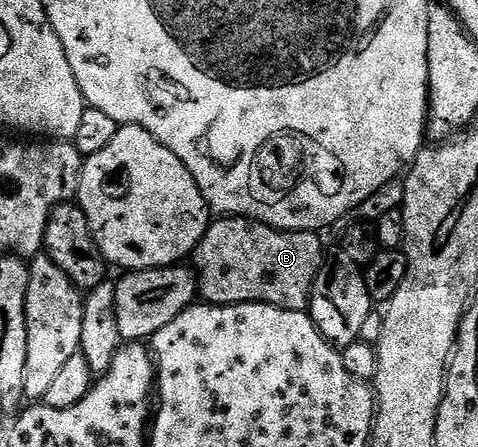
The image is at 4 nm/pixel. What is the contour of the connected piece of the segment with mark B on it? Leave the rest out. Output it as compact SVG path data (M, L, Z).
M218 217L210 221L191 255L200 297L211 306L262 302L284 310L308 311L313 281L323 261L321 237L311 230L276 230L256 218Z

